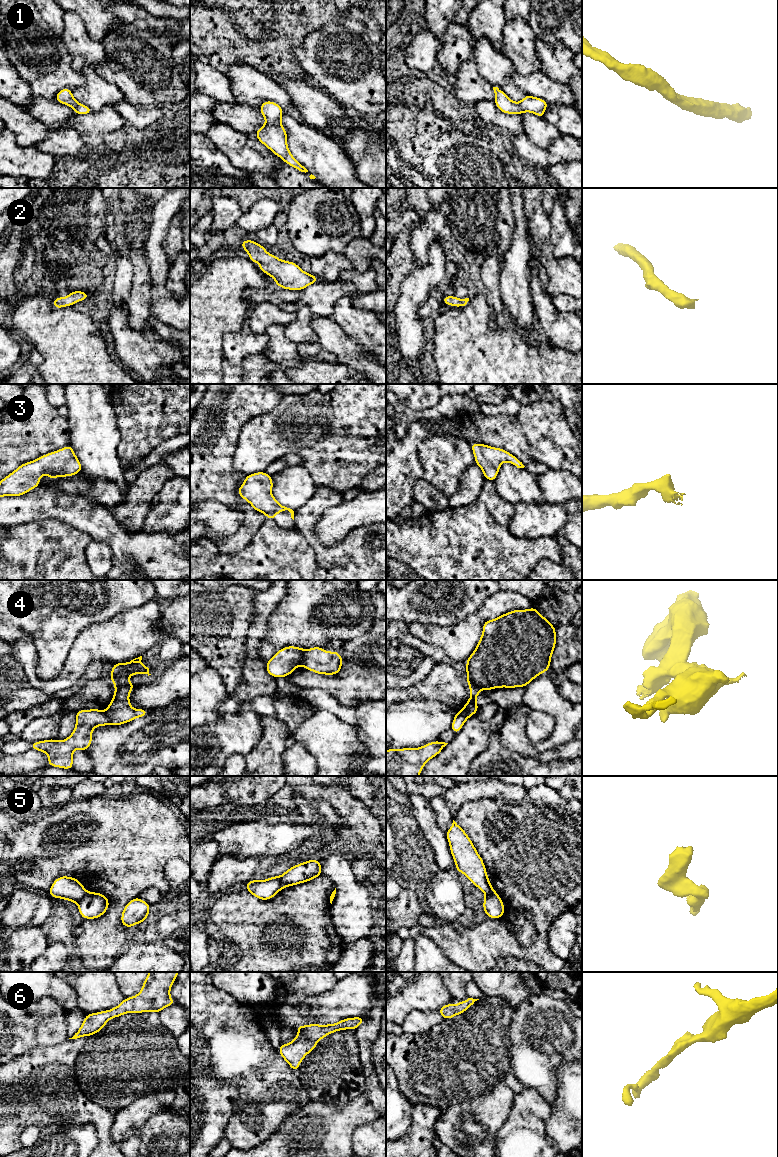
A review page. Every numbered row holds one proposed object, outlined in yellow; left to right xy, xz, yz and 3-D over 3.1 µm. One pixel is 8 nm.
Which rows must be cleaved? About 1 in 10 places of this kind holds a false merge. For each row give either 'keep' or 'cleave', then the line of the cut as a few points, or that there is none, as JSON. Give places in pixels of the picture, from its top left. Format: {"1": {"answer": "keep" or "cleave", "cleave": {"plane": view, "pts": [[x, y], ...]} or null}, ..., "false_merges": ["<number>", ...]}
{"1": {"answer": "keep", "cleave": null}, "2": {"answer": "keep", "cleave": null}, "3": {"answer": "keep", "cleave": null}, "4": {"answer": "cleave", "cleave": {"plane": "xz", "pts": [[306, 650], [299, 664]]}}, "5": {"answer": "keep", "cleave": null}, "6": {"answer": "keep", "cleave": null}, "false_merges": ["4"]}

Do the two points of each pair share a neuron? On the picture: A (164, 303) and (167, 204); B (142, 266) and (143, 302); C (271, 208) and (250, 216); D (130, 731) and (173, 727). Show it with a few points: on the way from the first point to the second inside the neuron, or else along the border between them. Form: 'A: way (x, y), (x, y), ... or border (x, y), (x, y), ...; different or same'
A: way (159, 278), (157, 260), (158, 229); same
B: way (141, 275), (141, 293); same
C: way (266, 210), (259, 216), (255, 216); same
D: way (141, 727), (162, 727); same

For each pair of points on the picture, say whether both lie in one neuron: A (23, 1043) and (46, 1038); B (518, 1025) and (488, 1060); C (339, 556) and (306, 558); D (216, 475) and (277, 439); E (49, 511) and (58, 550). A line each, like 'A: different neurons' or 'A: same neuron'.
A: same neuron
B: different neurons
C: different neurons
D: different neurons
E: different neurons

